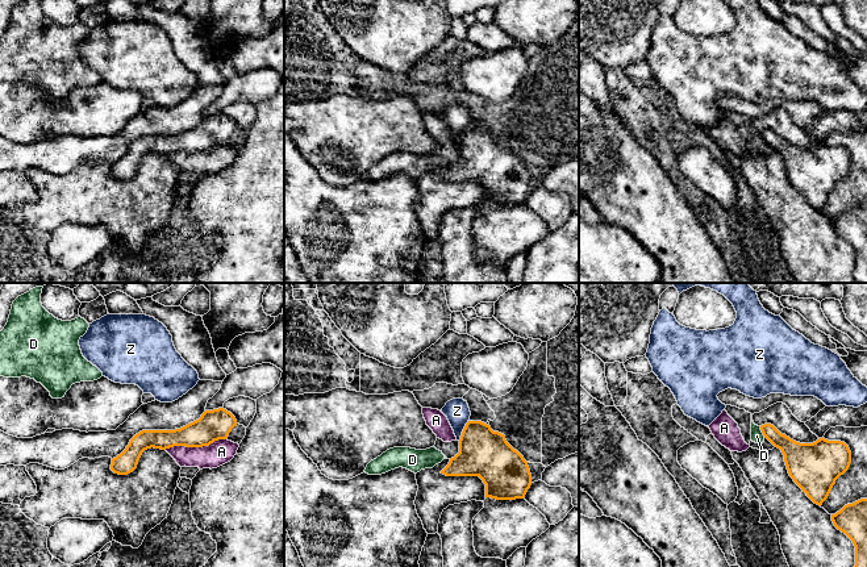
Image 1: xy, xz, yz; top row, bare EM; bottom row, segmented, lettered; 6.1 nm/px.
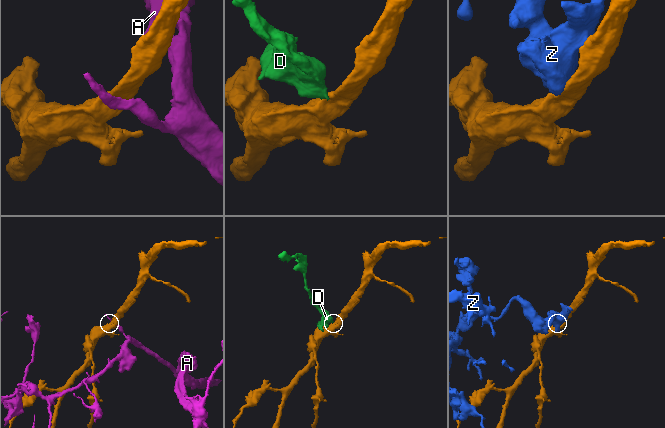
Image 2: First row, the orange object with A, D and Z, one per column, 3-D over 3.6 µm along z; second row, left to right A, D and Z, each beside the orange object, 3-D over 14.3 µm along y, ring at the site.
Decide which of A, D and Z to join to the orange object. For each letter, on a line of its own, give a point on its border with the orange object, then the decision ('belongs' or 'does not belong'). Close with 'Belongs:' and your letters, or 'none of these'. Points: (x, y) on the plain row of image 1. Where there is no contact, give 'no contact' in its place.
A: contact xy (195, 151); does not belong
D: contact yz (762, 137); does not belong
Z: contact xz (463, 136); does not belong
Belongs: none of these

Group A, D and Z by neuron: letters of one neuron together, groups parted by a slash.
A D / Z

